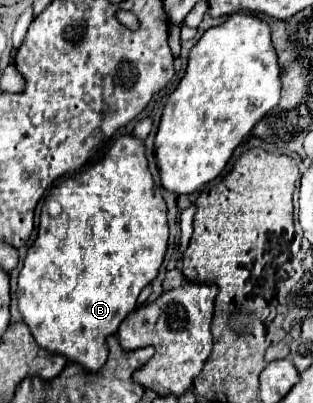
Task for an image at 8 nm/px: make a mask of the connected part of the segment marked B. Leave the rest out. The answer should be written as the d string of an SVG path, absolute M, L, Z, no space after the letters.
M128 133L126 135L120 135L116 139L116 143L110 147L105 153L102 161L98 161L96 165L92 165L90 169L82 171L80 175L76 177L70 177L66 179L64 183L60 183L58 187L52 189L52 193L48 195L48 199L56 199L60 205L62 205L62 213L58 217L50 217L46 211L42 213L40 217L40 225L38 225L38 235L32 243L32 247L28 249L28 255L24 259L24 267L20 271L20 277L18 277L18 309L24 317L24 323L28 325L34 341L48 349L50 353L60 353L64 355L68 361L72 363L78 363L78 365L84 365L84 369L88 371L98 371L104 363L106 363L106 357L108 357L108 345L104 345L106 337L116 333L120 323L124 321L124 317L128 317L128 313L132 313L136 309L136 299L140 295L140 291L158 275L158 269L164 261L164 255L166 255L166 249L168 249L168 223L166 223L166 203L162 199L162 193L160 189L154 185L154 179L148 171L148 163L146 163L145 144L134 137L130 137Z

